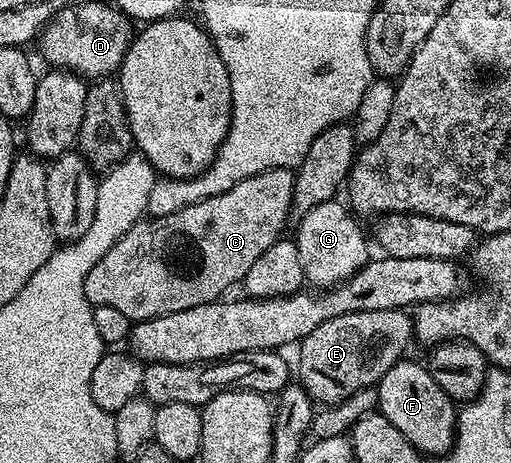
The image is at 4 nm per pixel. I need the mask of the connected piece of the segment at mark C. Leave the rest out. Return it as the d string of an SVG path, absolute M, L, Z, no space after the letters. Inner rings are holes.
M274 166L271 170L257 172L257 176L249 176L245 180L241 180L241 184L233 184L233 188L229 188L229 192L221 192L203 198L199 202L194 202L192 206L182 206L181 209L172 214L160 214L148 217L146 220L140 220L136 226L129 228L129 232L125 232L125 236L121 236L121 240L117 240L117 244L113 244L113 248L109 248L109 252L105 252L105 256L101 256L101 260L97 260L97 264L93 264L93 268L89 268L89 272L85 276L85 296L91 301L92 307L117 308L124 316L129 316L132 323L143 322L146 318L156 318L162 314L181 312L185 308L197 308L201 304L209 304L222 299L226 295L223 293L234 282L235 285L242 283L243 278L249 272L249 268L253 268L253 260L257 260L257 256L261 256L261 252L265 252L265 248L269 248L274 242L280 241L282 234L279 233L282 232L283 225L289 222L291 218L294 183L294 169L286 166Z

